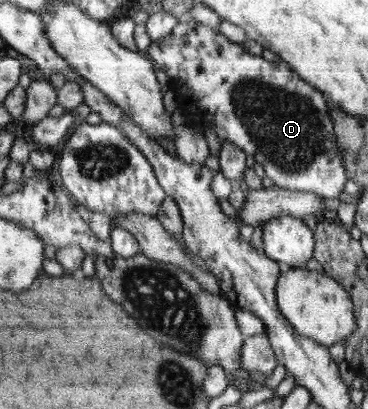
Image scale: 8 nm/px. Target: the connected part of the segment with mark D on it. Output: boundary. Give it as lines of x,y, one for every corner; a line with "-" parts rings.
188,17
168,36
152,42
146,52
156,67
171,79
181,104
189,102
202,112
207,124
215,126
219,142
232,140
237,144
248,155
249,161
262,166
274,187
314,193
324,199
336,198
348,175
336,145
332,117
326,112
324,95
301,78
298,78
298,84
288,84
290,67
286,62
266,62
261,56
252,56
246,51
242,43
233,43
218,29

